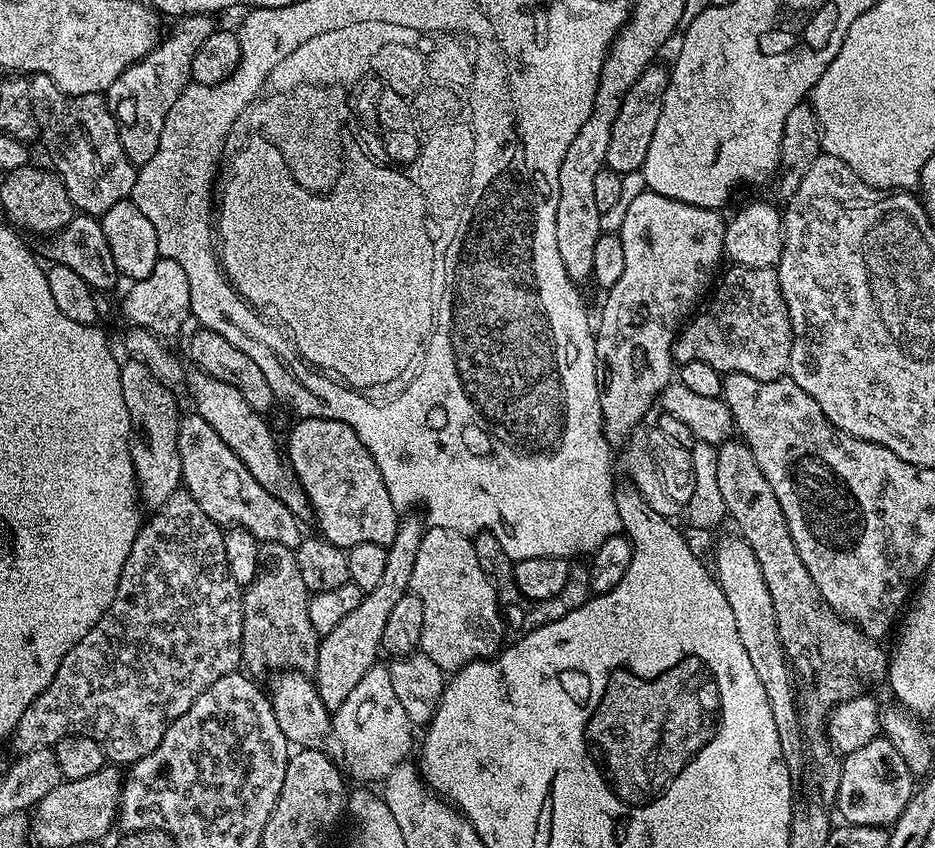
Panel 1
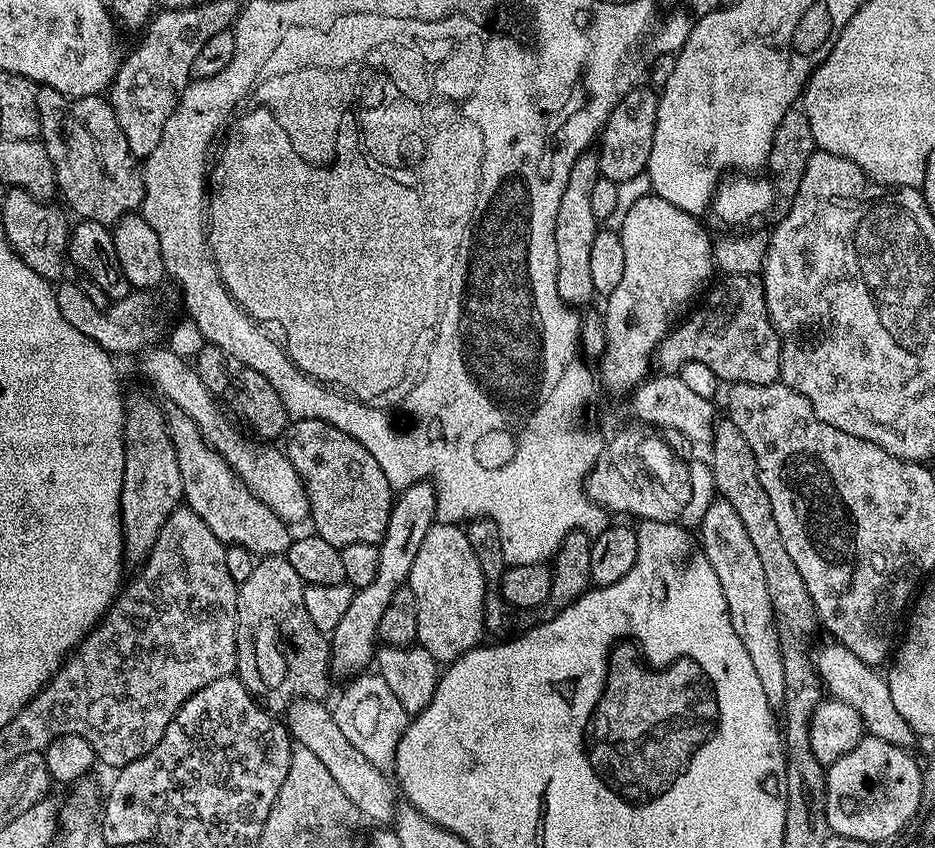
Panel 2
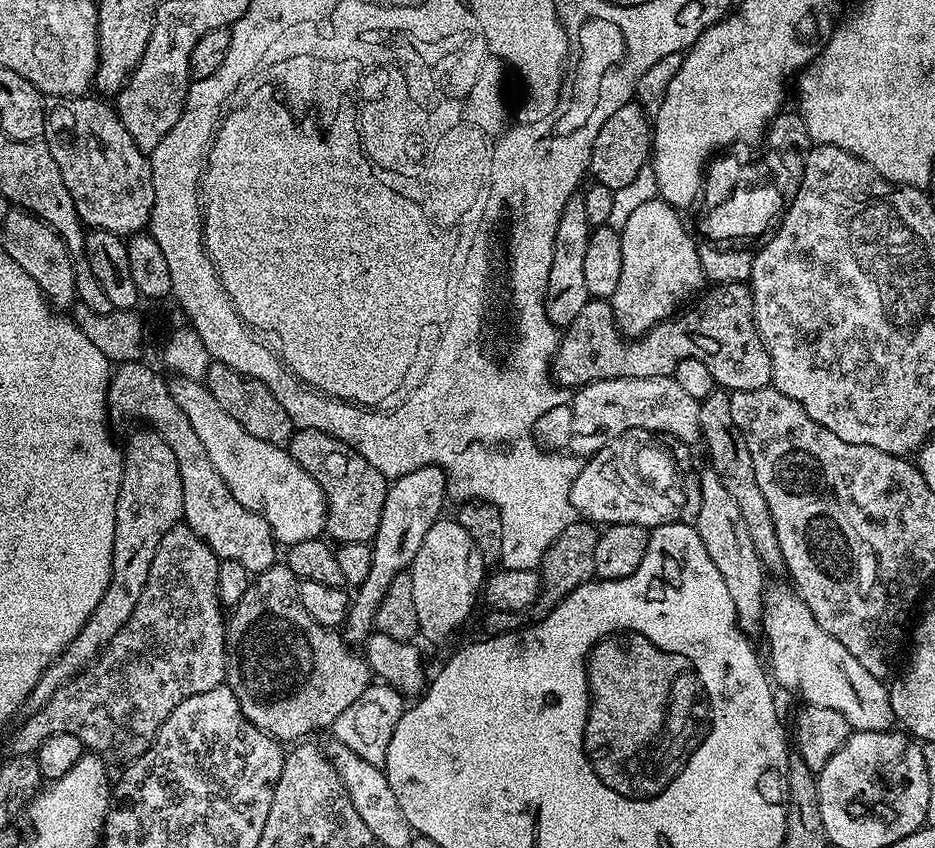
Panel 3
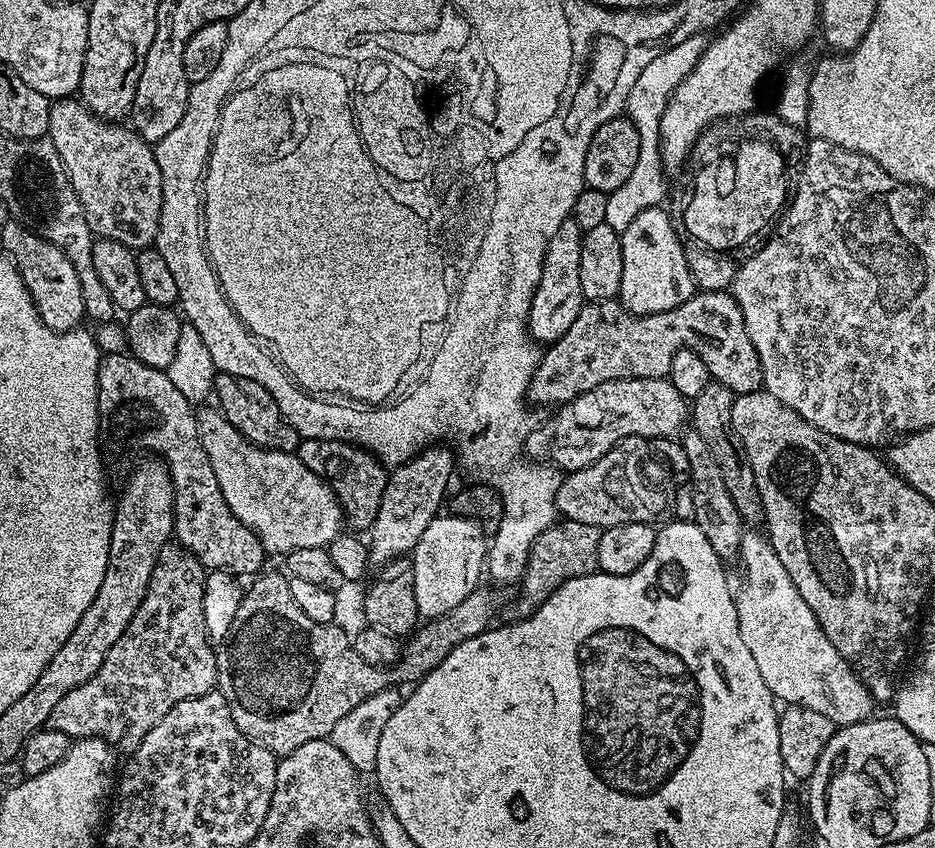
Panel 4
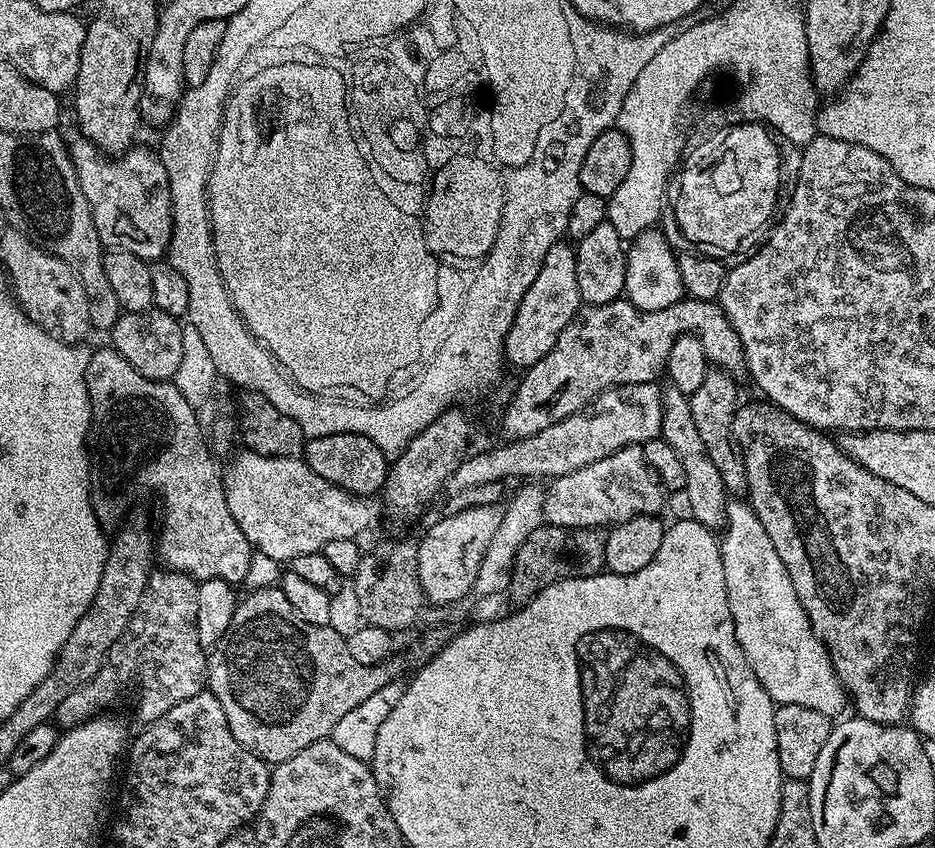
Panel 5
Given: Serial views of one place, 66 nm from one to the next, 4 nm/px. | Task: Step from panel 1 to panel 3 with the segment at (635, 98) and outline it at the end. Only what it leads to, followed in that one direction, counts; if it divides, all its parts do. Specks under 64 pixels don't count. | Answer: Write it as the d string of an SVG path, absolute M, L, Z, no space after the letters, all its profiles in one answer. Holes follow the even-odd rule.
M630 102L614 110L614 114L610 114L606 122L602 122L598 138L594 138L592 157L588 163L591 179L615 190L627 186L638 175L638 170L649 167L652 154L652 126L653 121L649 113L639 102Z

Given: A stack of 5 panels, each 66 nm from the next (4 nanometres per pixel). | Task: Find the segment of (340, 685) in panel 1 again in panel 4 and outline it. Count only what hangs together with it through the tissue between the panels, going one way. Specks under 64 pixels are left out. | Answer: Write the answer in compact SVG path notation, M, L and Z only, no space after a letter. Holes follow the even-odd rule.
M429 446L422 452L411 456L405 464L388 472L388 485L382 490L382 506L370 529L370 547L368 558L373 565L383 566L392 560L407 557L418 546L426 526L441 515L440 503L444 500L444 491L452 480L452 471L458 468L454 452L448 446Z

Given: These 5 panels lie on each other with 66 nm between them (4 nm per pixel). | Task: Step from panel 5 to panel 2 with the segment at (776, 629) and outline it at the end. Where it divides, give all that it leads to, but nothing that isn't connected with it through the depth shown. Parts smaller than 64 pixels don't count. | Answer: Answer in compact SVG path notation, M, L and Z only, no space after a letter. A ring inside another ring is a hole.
M835 642L827 643L814 652L816 675L820 677L821 685L826 689L827 695L831 699L854 706L854 710L858 710L862 718L867 735L882 738L882 742L890 742L899 748L911 749L912 743L917 743L918 737L906 722L906 718L902 718L902 714L898 714L897 708L894 707L894 698L890 694L887 679L881 673L879 676L876 673L879 671L873 665L862 662L862 658L846 650L846 646Z

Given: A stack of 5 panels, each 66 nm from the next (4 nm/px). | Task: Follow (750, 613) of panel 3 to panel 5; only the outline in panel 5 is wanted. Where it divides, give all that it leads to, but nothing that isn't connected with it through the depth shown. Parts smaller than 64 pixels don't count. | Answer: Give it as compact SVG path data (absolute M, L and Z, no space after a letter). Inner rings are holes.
M668 386L662 392L664 409L662 410L662 426L660 436L678 454L682 461L682 467L686 469L686 486L682 493L683 499L688 499L688 508L691 519L696 520L702 526L713 530L723 529L724 521L728 518L728 505L730 494L725 491L722 482L722 474L714 466L706 446L702 443L701 436L694 426L694 418L690 414L690 402L688 397L682 394L682 390Z

